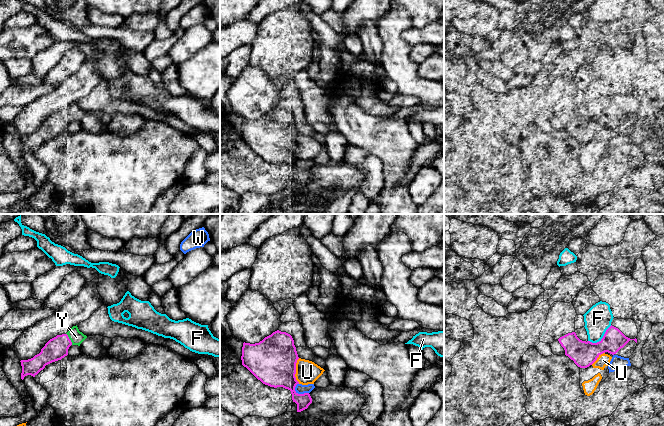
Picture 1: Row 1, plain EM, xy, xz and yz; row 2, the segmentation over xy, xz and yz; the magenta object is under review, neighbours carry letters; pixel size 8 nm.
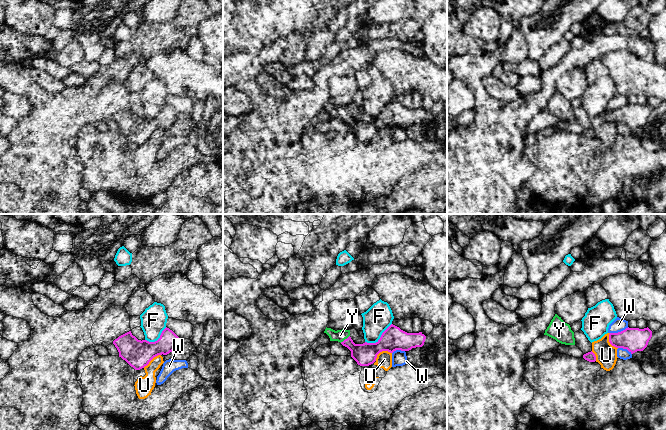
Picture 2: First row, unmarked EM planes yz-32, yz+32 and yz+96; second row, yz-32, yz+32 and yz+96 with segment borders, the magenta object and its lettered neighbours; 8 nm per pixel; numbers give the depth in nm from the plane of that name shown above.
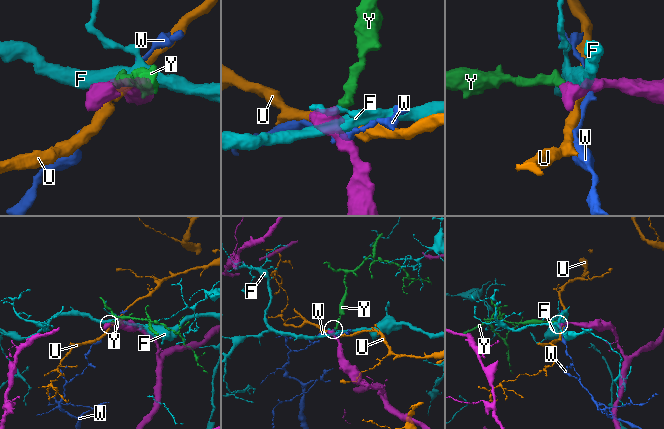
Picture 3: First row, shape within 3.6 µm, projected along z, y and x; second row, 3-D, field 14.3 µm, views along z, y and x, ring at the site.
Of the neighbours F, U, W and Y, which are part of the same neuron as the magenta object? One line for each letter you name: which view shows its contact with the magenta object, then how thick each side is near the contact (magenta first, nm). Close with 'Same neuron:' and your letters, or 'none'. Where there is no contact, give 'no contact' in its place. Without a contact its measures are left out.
Y: xy | 180/110 nm
Same neuron: Y

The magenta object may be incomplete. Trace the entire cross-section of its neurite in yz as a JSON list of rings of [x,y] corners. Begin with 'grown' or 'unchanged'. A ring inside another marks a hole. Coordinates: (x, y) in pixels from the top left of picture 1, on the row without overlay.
unchanged; [[[612,101],[597,119],[582,117],[577,113],[575,108],[568,109],[558,115],[565,126],[565,131],[580,144],[589,143],[605,128],[612,131],[616,130],[630,116],[634,116],[637,119],[636,114],[630,115],[626,113],[618,104]]]

